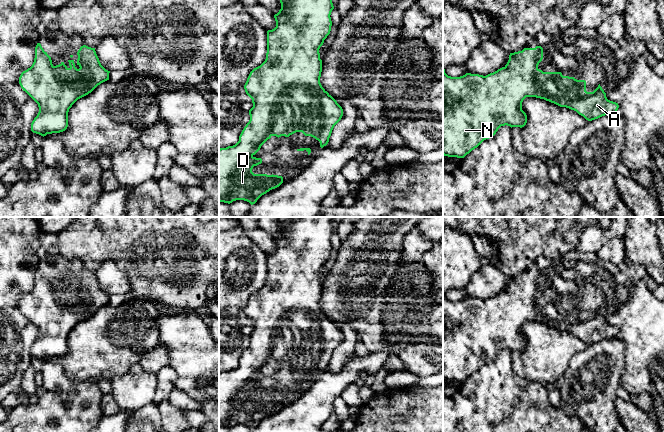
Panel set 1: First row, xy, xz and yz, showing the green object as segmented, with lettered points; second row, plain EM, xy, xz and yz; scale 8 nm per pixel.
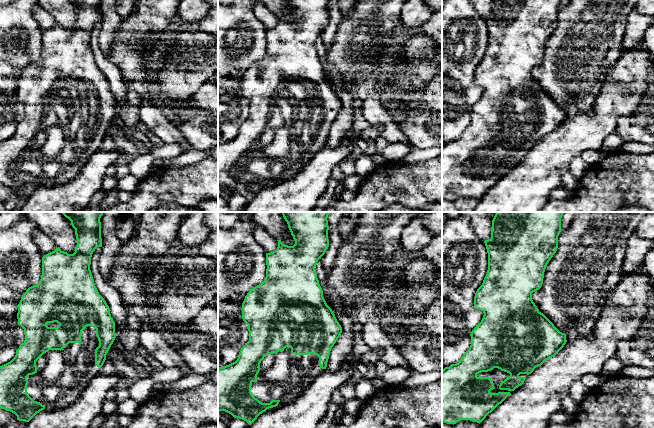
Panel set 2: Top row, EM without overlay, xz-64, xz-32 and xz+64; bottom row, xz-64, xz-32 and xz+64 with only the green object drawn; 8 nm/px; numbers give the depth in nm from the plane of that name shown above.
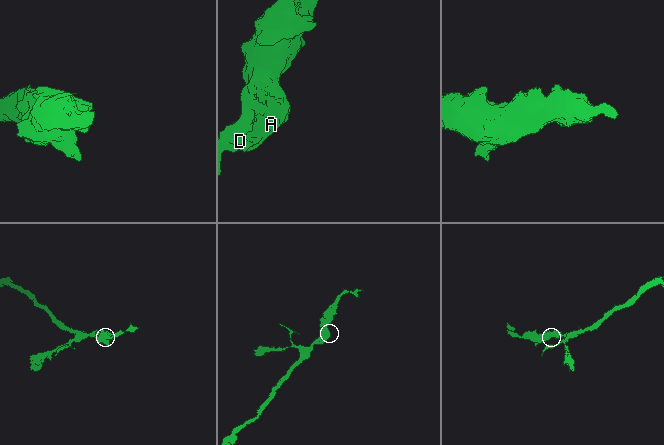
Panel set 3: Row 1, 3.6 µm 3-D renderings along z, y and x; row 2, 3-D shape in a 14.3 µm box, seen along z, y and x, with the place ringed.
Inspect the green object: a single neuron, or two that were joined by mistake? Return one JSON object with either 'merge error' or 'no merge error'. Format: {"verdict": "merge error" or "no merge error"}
{"verdict": "no merge error"}

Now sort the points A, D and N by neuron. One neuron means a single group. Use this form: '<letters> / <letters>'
A D N

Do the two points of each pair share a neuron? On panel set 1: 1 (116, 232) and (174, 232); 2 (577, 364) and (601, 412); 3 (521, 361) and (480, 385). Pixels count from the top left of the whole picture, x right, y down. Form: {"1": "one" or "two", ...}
{"1": "one", "2": "one", "3": "two"}

